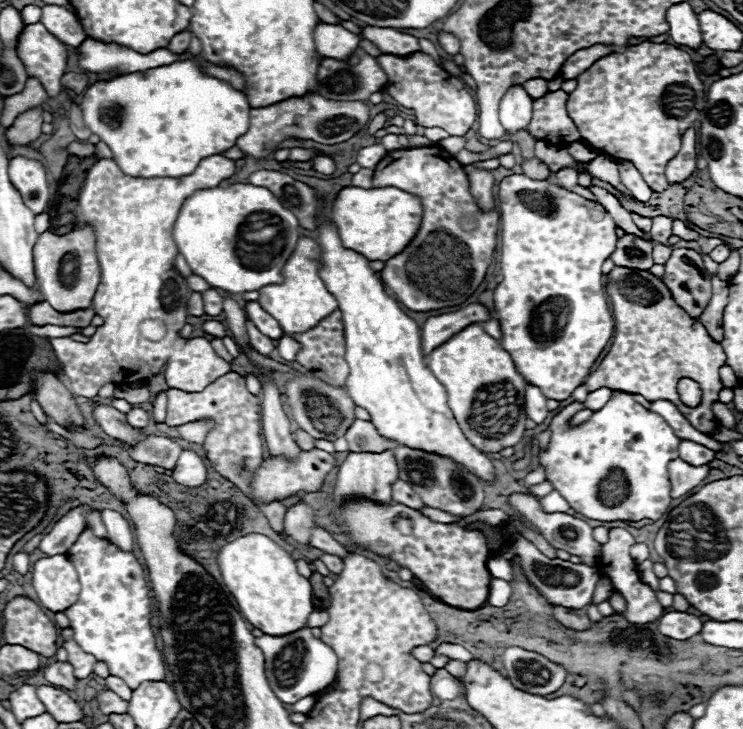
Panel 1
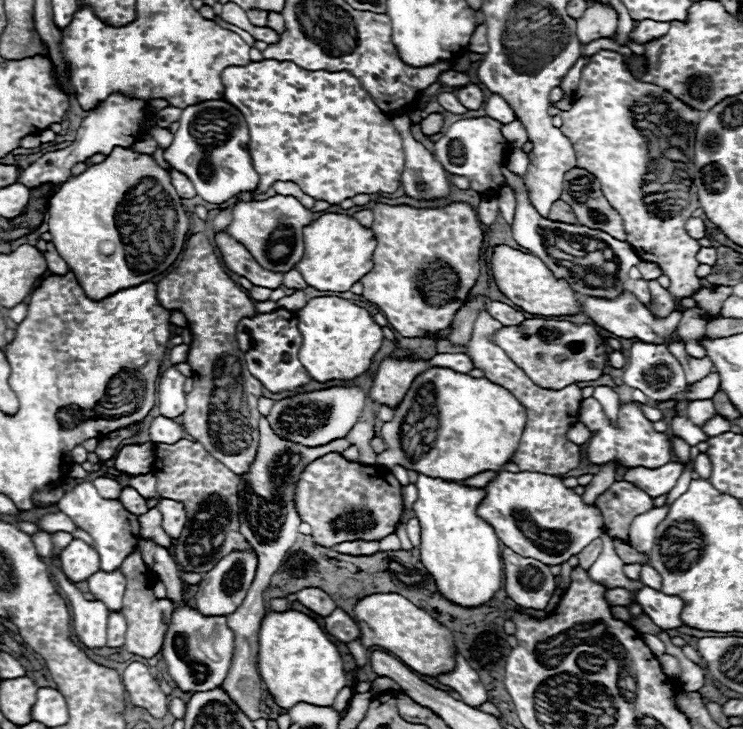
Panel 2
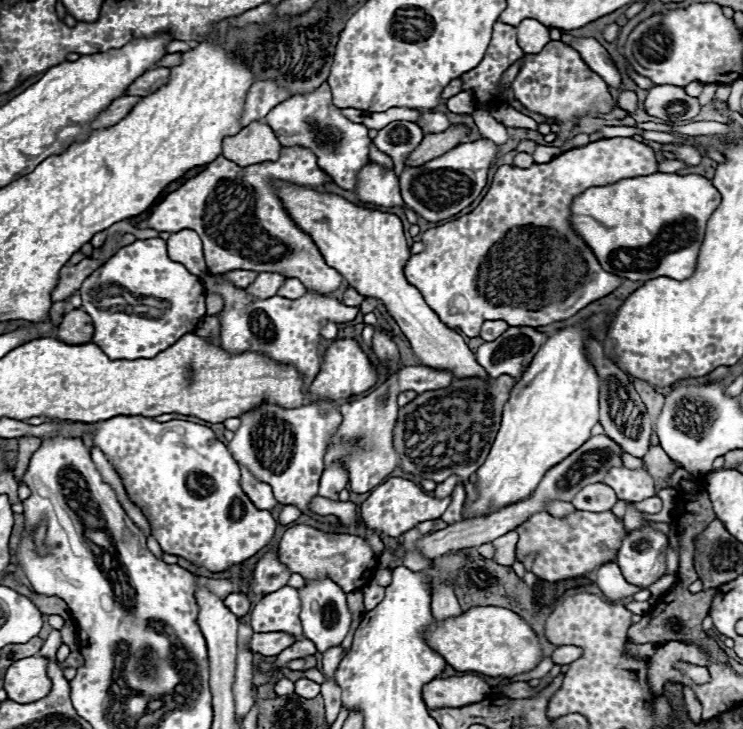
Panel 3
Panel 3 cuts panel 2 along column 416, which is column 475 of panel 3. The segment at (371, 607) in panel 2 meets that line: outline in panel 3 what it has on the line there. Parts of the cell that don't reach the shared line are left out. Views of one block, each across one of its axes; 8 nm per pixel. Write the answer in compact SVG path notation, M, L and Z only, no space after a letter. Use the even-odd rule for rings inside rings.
M478 606L462 616L434 622L426 634L428 644L460 672L476 672L490 678L514 678L532 672L542 660L542 646L530 624L516 612L498 606Z

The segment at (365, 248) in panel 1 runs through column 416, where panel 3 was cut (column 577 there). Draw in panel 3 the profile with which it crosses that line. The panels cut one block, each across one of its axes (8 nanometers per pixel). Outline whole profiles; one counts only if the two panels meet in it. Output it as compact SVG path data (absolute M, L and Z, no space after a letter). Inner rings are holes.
M654 172L648 176L626 178L610 186L588 188L572 202L572 226L582 236L582 240L594 250L598 262L606 272L628 280L650 280L656 276L668 276L674 280L684 280L692 276L696 266L696 256L704 238L706 222L710 214L718 208L720 194L710 180L698 174L678 176L666 172Z

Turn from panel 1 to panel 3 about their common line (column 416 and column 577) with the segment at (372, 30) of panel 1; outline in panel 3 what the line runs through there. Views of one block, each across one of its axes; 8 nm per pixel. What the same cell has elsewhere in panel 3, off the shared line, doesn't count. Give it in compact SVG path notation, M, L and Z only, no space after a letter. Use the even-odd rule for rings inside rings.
M576 38L572 48L576 48L580 52L582 60L592 68L592 72L602 76L602 80L610 88L620 88L622 86L622 78L620 78L618 68L614 66L606 48L602 48L598 44L598 40L594 40L594 38Z

